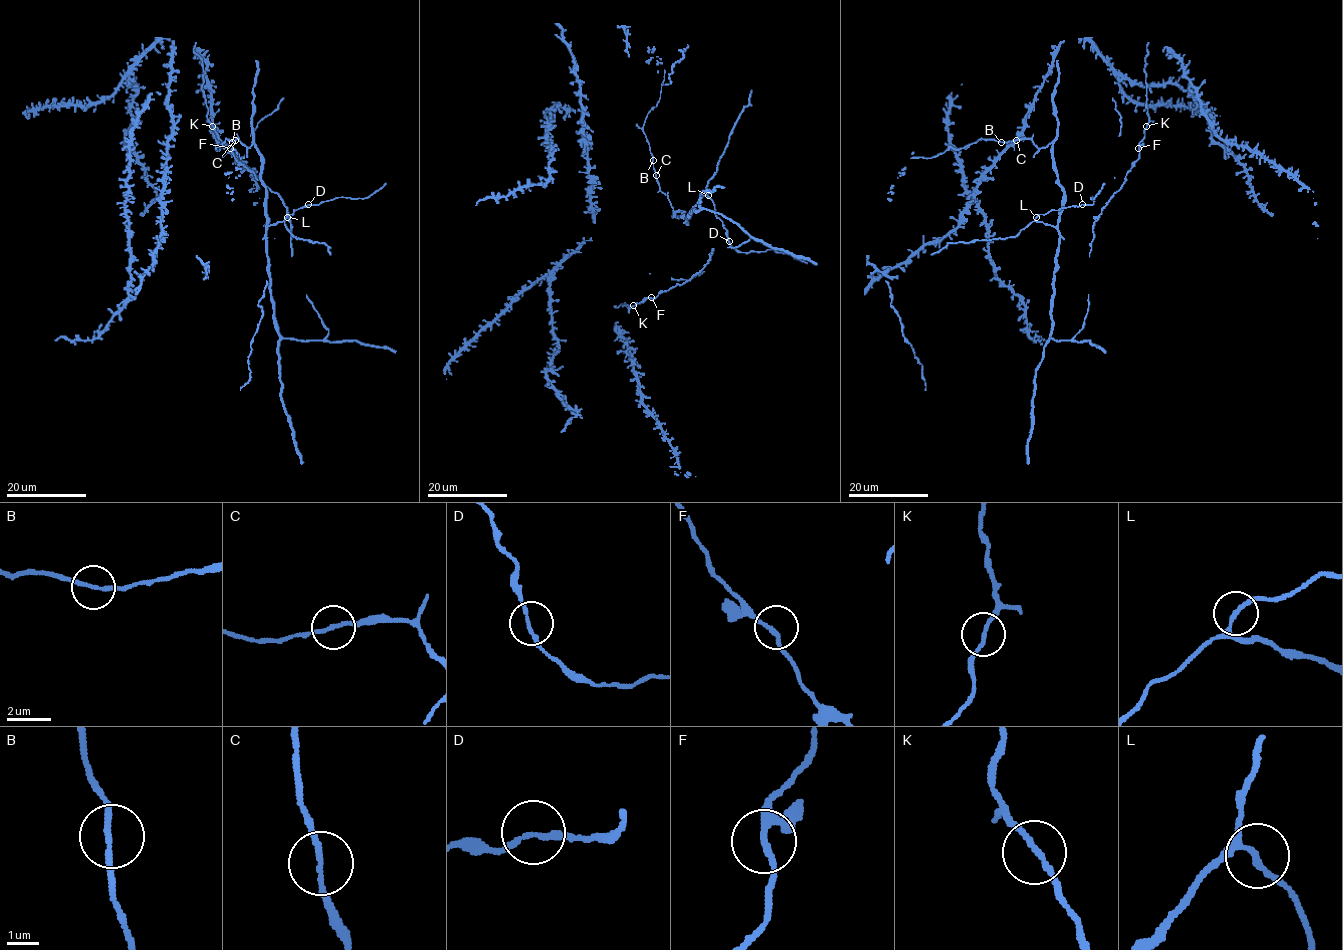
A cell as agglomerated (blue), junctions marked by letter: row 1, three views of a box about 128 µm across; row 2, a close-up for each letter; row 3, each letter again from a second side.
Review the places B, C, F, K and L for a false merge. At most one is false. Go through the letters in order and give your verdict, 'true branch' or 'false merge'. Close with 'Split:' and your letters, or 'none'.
B: true branch
C: true branch
F: true branch
K: true branch
L: true branch
Split: none

